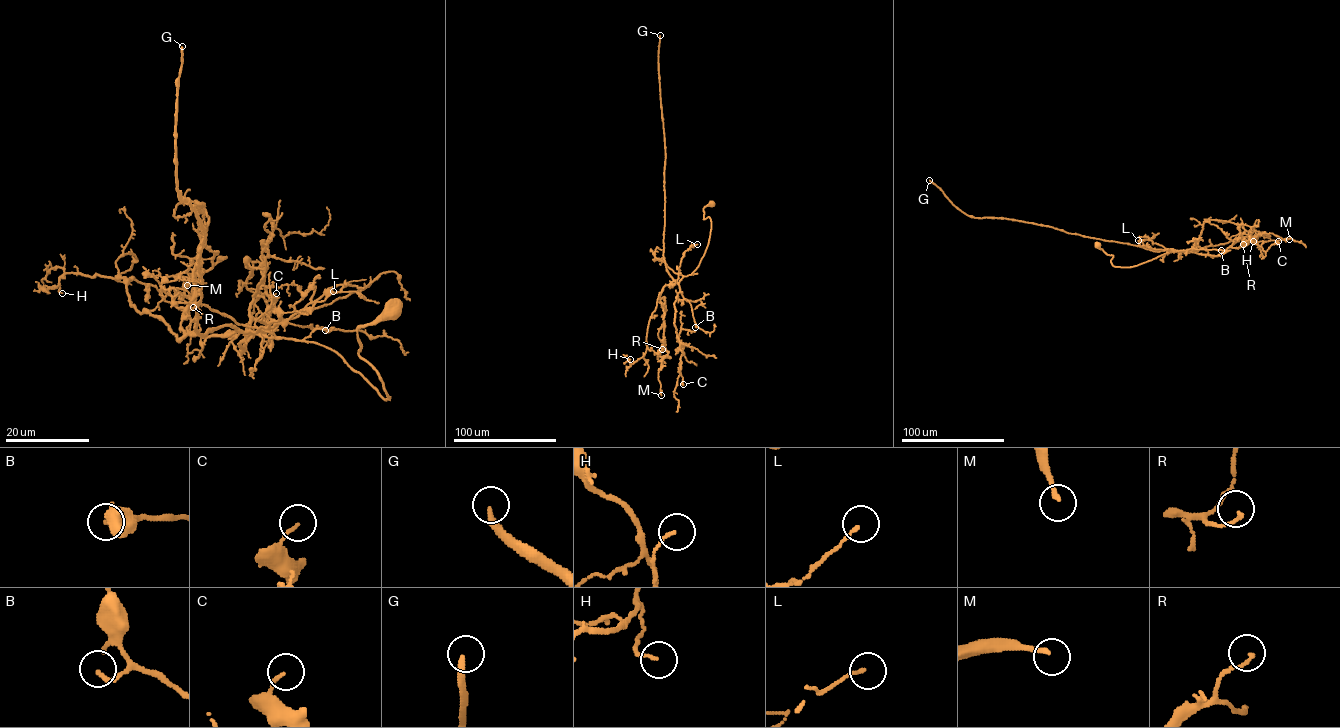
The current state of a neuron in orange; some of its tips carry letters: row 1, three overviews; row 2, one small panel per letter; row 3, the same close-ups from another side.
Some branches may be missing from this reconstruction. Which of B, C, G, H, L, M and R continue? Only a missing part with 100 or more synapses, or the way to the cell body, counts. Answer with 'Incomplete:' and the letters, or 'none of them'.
Incomplete: G

